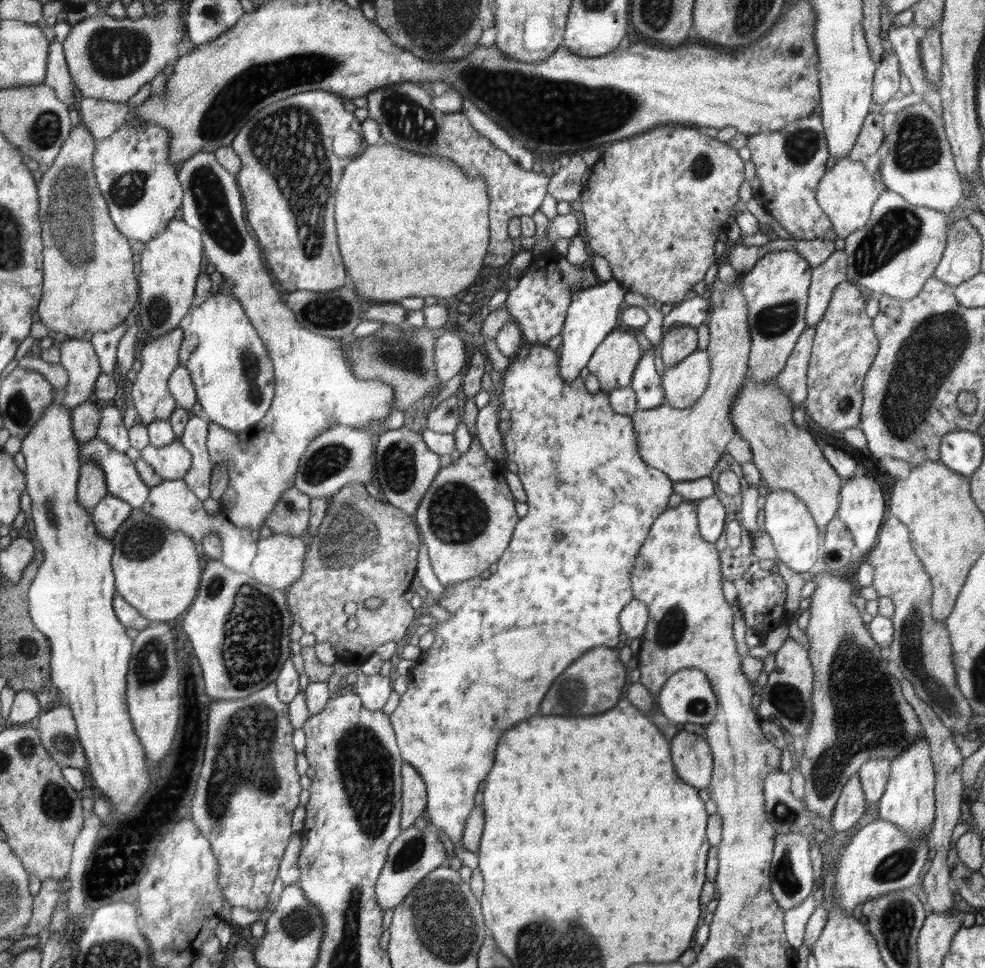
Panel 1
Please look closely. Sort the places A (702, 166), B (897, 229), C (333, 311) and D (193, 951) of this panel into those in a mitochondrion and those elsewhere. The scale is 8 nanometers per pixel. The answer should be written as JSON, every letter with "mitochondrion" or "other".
{"A":"mitochondrion","B":"mitochondrion","C":"mitochondrion","D":"other"}

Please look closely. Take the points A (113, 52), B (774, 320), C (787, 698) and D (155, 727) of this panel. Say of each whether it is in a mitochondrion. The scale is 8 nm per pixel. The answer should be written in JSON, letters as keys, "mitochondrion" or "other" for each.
{"A":"mitochondrion","B":"mitochondrion","C":"mitochondrion","D":"other"}

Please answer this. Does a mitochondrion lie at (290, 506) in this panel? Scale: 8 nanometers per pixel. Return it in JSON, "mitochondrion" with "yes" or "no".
{"mitochondrion":"yes"}

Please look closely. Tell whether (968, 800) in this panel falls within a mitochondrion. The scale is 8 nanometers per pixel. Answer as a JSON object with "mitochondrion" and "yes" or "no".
{"mitochondrion":"no"}

